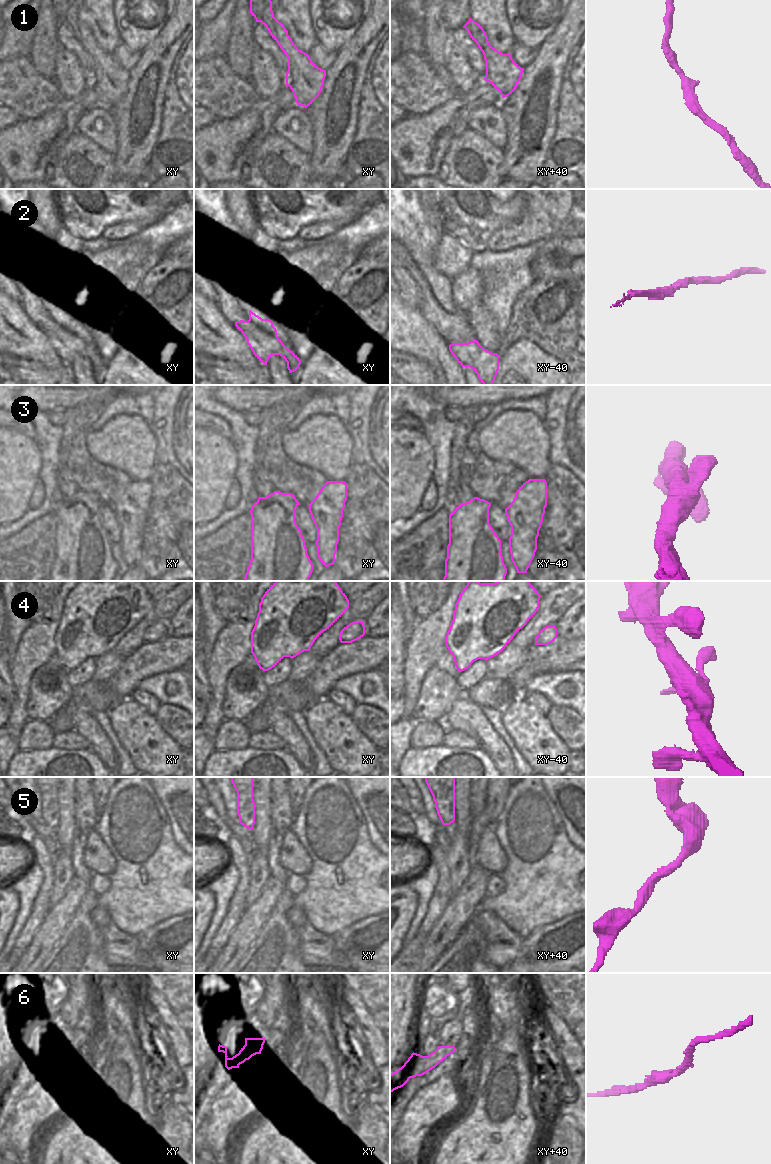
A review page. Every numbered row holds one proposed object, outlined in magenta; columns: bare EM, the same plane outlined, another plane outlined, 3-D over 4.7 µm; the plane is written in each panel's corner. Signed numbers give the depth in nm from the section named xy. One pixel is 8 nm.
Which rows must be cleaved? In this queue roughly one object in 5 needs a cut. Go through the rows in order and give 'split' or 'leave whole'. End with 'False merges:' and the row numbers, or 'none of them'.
1: leave whole
2: leave whole
3: leave whole
4: leave whole
5: leave whole
6: leave whole
False merges: none of them

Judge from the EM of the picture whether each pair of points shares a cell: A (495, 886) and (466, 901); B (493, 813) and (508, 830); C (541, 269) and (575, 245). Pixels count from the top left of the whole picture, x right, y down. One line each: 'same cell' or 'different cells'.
A: different cells
B: different cells
C: same cell

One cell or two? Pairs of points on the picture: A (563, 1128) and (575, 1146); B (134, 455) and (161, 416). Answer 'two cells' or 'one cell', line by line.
A: one cell
B: two cells

